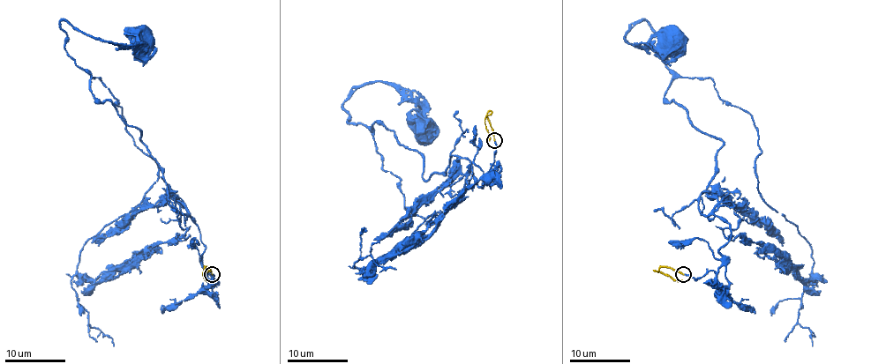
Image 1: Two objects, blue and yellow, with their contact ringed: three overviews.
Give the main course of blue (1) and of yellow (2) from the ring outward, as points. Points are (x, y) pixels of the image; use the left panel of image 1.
1: (212, 274), (187, 207), (140, 131), (94, 96), (61, 21), (123, 48), (146, 41)
2: (212, 274), (207, 266), (204, 270), (203, 274), (207, 282)

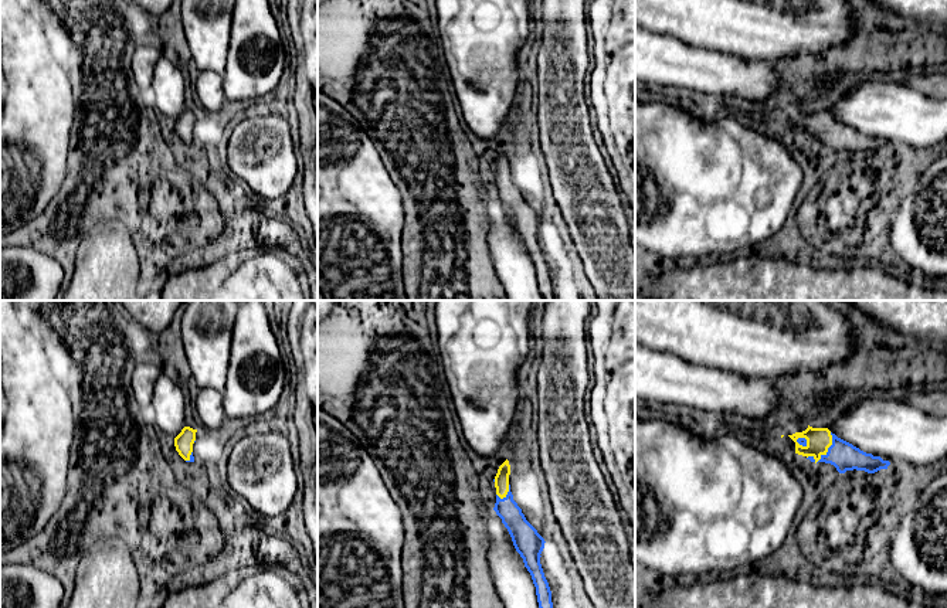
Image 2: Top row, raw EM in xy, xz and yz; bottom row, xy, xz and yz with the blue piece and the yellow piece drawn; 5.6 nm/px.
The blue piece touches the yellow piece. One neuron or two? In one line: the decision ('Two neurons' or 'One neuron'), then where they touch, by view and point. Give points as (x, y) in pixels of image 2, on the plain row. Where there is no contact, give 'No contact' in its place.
One neuron. Touches blue at yz (827, 135)

